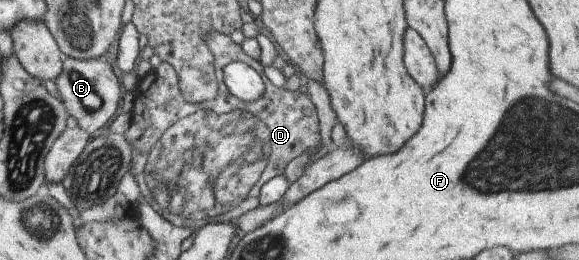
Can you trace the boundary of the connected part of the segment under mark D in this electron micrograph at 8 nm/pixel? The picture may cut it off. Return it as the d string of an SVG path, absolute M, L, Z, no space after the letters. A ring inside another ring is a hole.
M208 32L203 41L213 55L217 95L198 103L184 101L172 66L162 62L138 79L136 89L132 91L130 121L124 133L132 152L129 174L134 176L141 200L148 203L162 219L191 233L206 224L236 221L242 214L254 209L259 205L259 190L269 179L283 175L288 161L302 151L314 150L320 144L318 117L307 93L274 87L263 75L262 62L252 59L240 44L232 42L228 34ZM232 61L242 61L261 75L265 92L256 101L238 101L227 93L223 67Z

